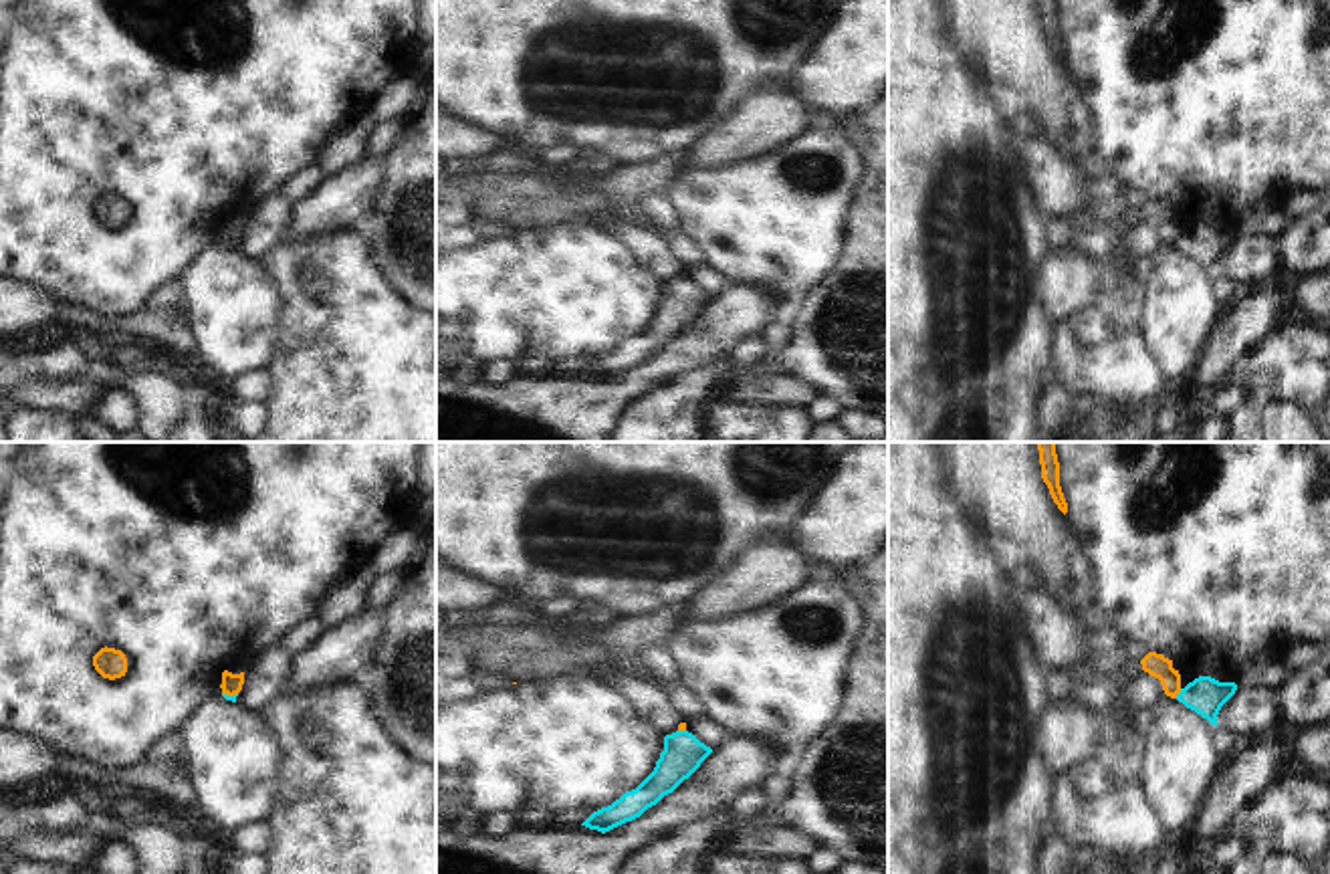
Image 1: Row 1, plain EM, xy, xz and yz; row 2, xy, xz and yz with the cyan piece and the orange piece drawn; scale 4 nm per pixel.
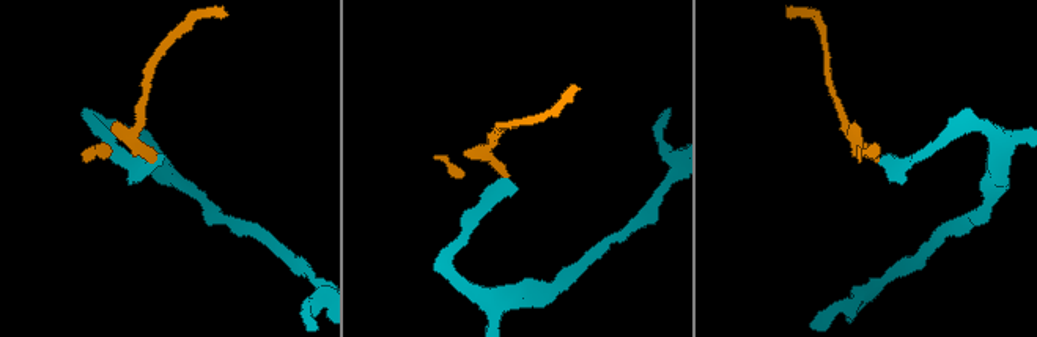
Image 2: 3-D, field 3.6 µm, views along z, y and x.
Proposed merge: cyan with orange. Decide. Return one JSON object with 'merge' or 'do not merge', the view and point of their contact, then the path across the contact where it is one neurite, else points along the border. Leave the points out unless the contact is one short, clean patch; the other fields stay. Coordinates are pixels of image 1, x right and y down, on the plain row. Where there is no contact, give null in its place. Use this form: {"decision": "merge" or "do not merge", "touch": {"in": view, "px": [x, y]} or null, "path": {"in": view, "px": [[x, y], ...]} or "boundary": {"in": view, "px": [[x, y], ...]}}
{"decision": "do not merge", "touch": {"in": "yz", "px": [1179, 241]}, "boundary": {"in": "yz", "px": [[1181, 237], [1175, 245]]}}

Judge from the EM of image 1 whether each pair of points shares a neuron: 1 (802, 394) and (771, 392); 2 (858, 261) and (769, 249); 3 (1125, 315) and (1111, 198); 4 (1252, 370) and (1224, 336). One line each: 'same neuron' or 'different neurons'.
1: same neuron
2: different neurons
3: same neuron
4: different neurons

